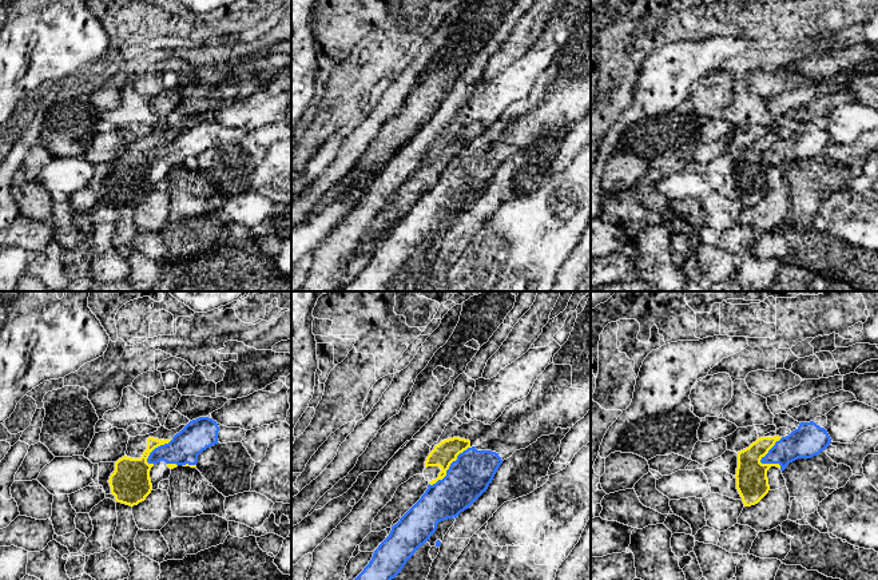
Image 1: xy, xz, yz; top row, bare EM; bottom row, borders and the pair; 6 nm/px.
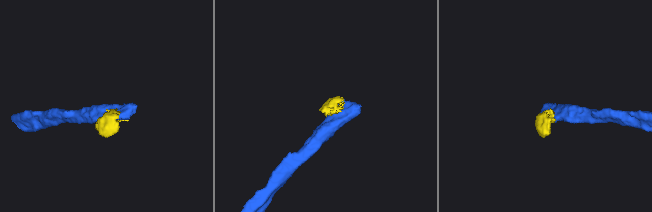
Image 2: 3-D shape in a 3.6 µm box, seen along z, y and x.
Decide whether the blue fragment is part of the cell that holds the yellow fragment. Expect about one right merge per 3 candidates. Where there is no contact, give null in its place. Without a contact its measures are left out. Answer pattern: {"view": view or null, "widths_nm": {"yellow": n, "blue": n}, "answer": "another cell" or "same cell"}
{"view": "xz", "widths_nm": {"yellow": 140, "blue": 260}, "answer": "another cell"}

